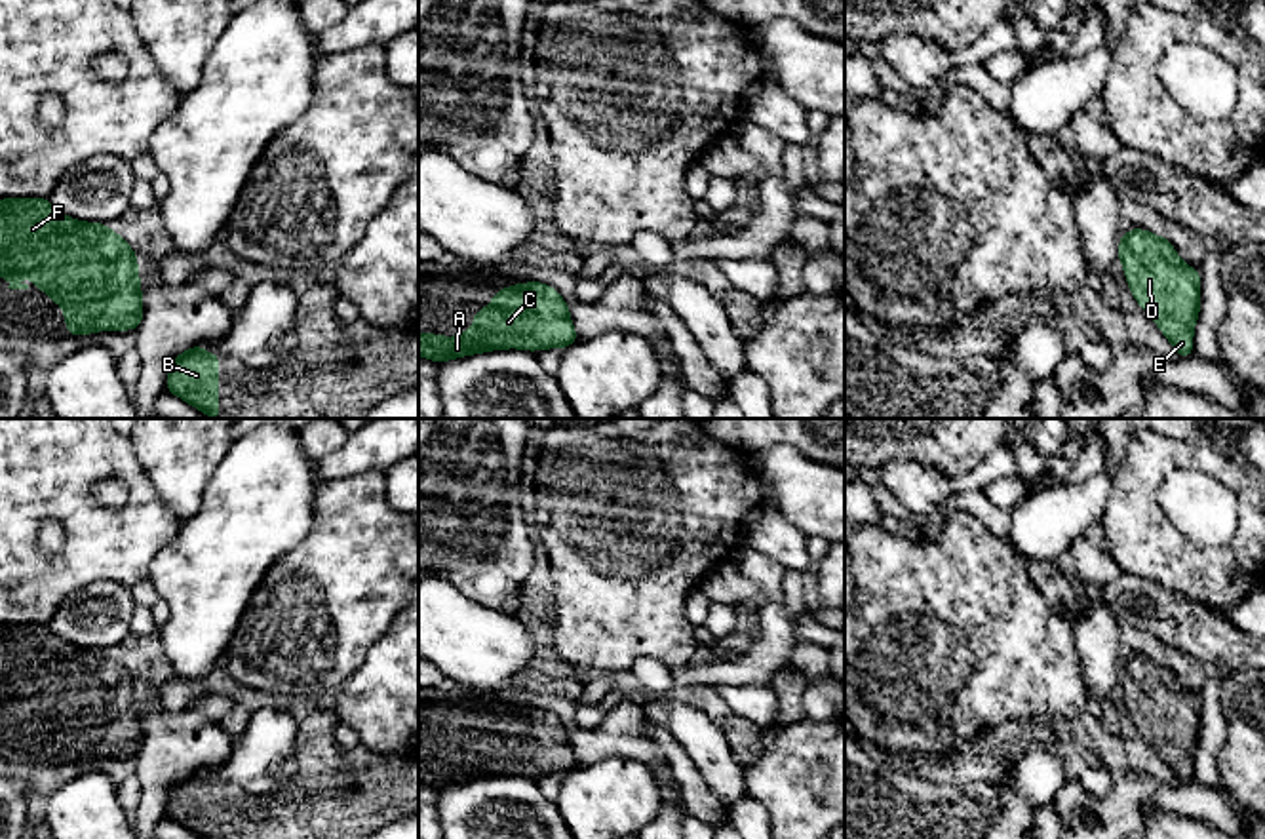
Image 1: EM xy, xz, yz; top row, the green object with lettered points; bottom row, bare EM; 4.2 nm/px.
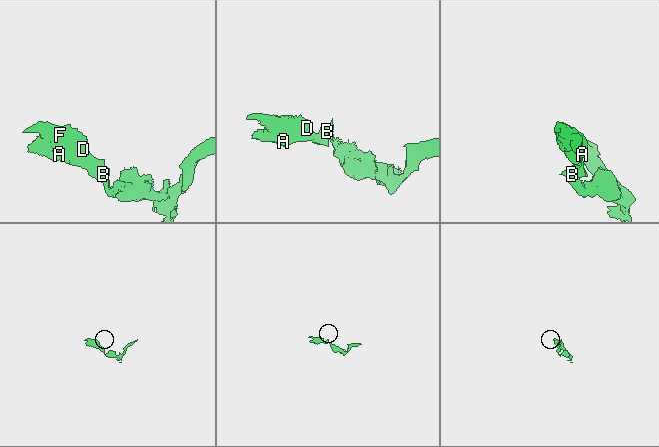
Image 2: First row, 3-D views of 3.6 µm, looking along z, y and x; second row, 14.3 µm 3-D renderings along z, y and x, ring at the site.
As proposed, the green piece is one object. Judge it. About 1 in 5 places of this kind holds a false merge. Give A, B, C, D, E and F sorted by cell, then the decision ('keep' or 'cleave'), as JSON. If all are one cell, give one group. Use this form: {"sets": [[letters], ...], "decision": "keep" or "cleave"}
{"sets": [["A", "B", "C", "D", "E", "F"]], "decision": "keep"}

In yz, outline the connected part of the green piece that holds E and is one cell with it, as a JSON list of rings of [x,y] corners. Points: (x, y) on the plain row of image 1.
[[[1143,654],[1120,662],[1119,687],[1132,721],[1155,746],[1179,784],[1193,780],[1193,753],[1200,734],[1200,698],[1183,691],[1168,664]]]

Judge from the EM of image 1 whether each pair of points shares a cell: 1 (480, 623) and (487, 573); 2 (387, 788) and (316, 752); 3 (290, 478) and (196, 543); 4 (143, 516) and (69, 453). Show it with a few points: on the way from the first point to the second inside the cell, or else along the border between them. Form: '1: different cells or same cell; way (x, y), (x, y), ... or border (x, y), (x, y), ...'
1: different cells; border (444, 581), (472, 600), (508, 609)
2: same cell; way (369, 788), (356, 780), (345, 780), (333, 769)
3: same cell; way (267, 501), (225, 543), (219, 543)
4: same cell; way (141, 491), (105, 453), (94, 453)

